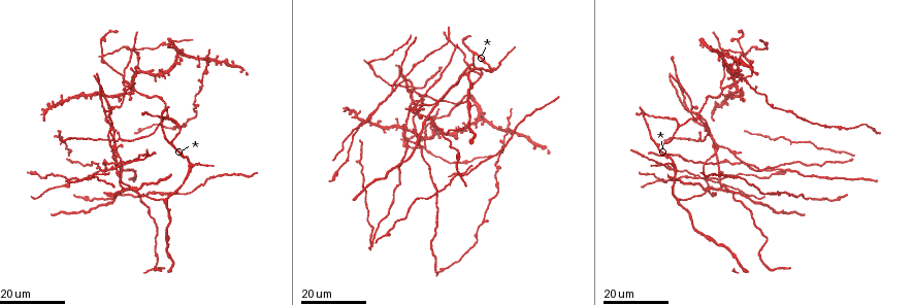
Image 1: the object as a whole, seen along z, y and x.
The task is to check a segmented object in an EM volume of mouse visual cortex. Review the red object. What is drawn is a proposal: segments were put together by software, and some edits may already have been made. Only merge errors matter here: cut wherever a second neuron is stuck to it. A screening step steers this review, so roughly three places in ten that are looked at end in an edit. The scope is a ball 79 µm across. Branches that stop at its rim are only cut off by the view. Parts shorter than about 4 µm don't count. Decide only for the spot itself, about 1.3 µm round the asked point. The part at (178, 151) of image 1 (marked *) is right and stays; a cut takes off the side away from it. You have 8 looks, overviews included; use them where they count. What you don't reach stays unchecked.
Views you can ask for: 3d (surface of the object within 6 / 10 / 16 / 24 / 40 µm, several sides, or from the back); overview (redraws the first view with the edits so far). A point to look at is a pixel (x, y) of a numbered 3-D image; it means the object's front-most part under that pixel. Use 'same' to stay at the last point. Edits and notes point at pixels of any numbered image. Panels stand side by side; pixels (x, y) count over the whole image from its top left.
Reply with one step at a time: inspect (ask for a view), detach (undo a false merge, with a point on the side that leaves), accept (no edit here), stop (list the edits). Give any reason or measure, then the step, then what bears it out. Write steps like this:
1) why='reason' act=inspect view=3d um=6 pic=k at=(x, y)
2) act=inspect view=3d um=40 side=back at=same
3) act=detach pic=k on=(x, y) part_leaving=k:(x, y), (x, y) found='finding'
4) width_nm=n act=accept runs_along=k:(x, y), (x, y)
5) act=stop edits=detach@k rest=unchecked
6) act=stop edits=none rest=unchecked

act=inspect view=3d um=24 pic=1 at=(678, 199)

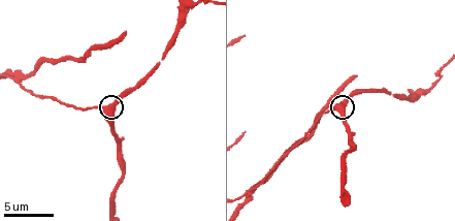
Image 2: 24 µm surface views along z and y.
act=inspect view=3d um=6 pic=2 at=(104, 110)

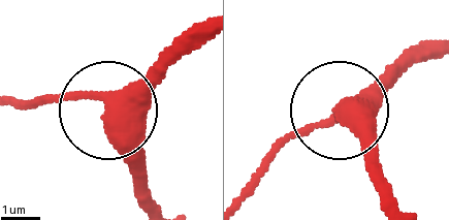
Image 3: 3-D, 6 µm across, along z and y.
side_arm_um=44 act=accept runs_along=3:(201, 26), (116, 115), (116, 144), (138, 180) found='one neuron here'

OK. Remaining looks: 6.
why='thin arm on a thick one' act=inspect view=3d um=24 pic=1 at=(412, 87)

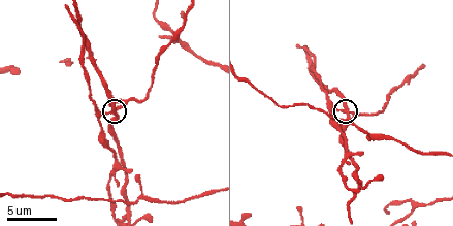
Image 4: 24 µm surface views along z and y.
why='closer look' act=inspect view=3d um=10 pic=4 at=(345, 109)

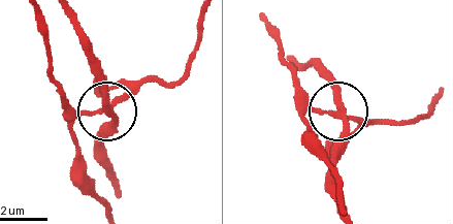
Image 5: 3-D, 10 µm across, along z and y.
width_nm=270 act=detach pic=5 on=(111, 129) part_leaving=5:(110, 113), (104, 171), (115, 189) found='two neurons meet here'

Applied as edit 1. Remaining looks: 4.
why='three arms meet' act=inspect view=3d um=24 pic=1 at=(179, 126)

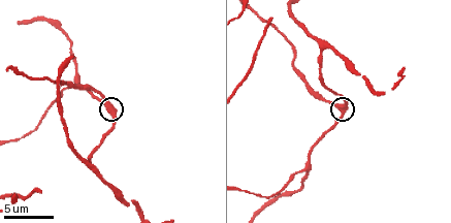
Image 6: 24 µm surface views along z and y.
act=inspect view=3d um=10 pic=6 at=(340, 111)

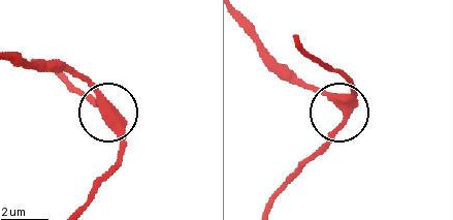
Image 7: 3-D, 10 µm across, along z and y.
arms=3 act=accept runs_along=7:(299, 45), (342, 74), (353, 94), (342, 106), (296, 76) found='one neuron here'

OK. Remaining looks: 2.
act=inspect view=3d um=16 pic=2 at=(422, 92)

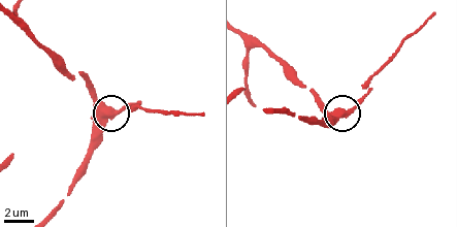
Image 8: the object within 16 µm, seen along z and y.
act=accept runs_along=8:(51, 54), (68, 70), (83, 77), (112, 110), (136, 104) found='all the same neuron'

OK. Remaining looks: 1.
act=stop edits=detach@5 rest=unchecked

